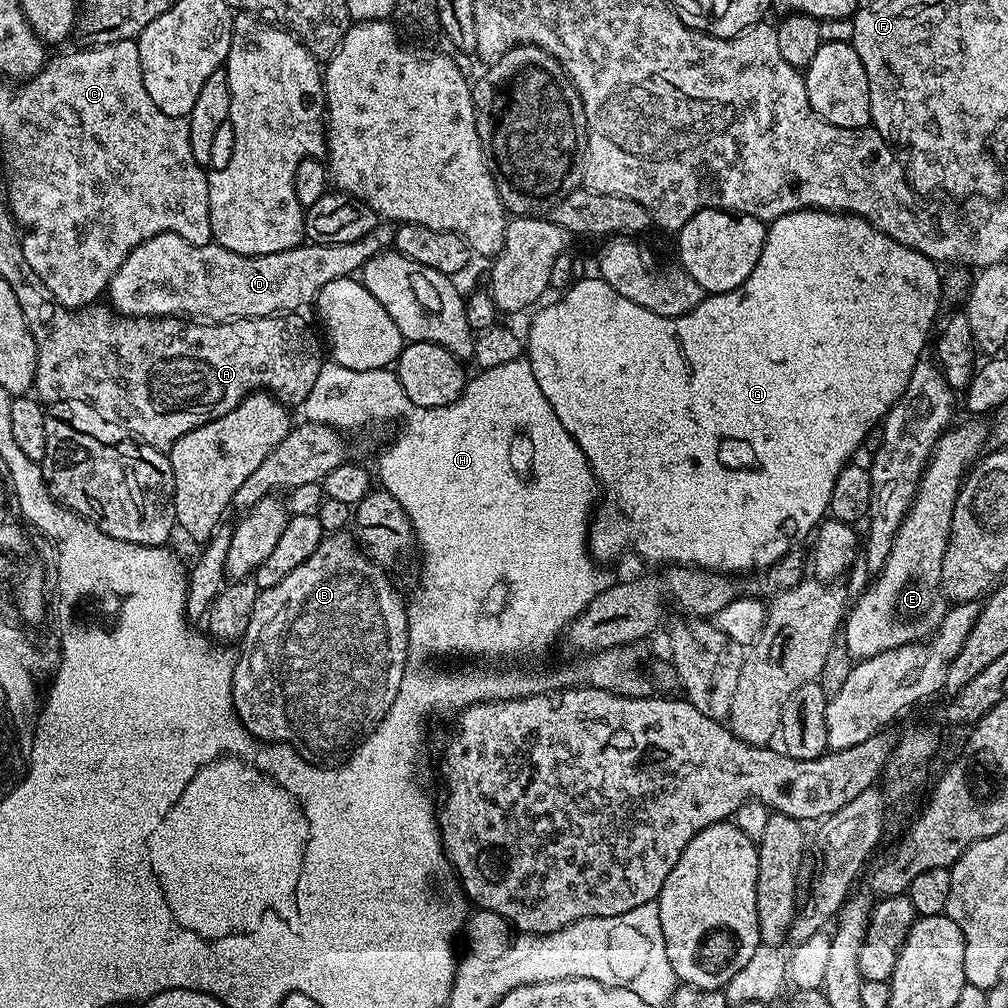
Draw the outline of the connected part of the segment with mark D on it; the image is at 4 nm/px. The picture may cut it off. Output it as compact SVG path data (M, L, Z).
M377 223L370 234L358 238L358 242L338 242L337 244L301 243L298 248L282 250L278 254L265 256L243 256L226 250L218 243L191 244L178 234L163 232L154 238L146 238L118 266L114 278L108 283L106 300L121 316L155 318L174 316L177 318L195 318L200 322L223 322L233 318L250 316L278 316L285 312L299 313L315 301L323 286L335 279L351 277L359 273L368 260L381 255L393 247L396 228L391 223Z

